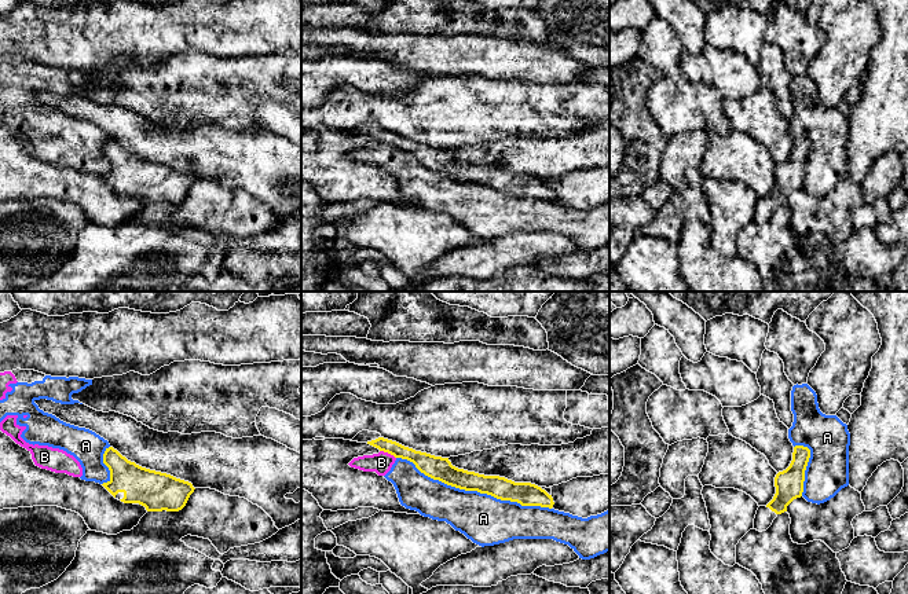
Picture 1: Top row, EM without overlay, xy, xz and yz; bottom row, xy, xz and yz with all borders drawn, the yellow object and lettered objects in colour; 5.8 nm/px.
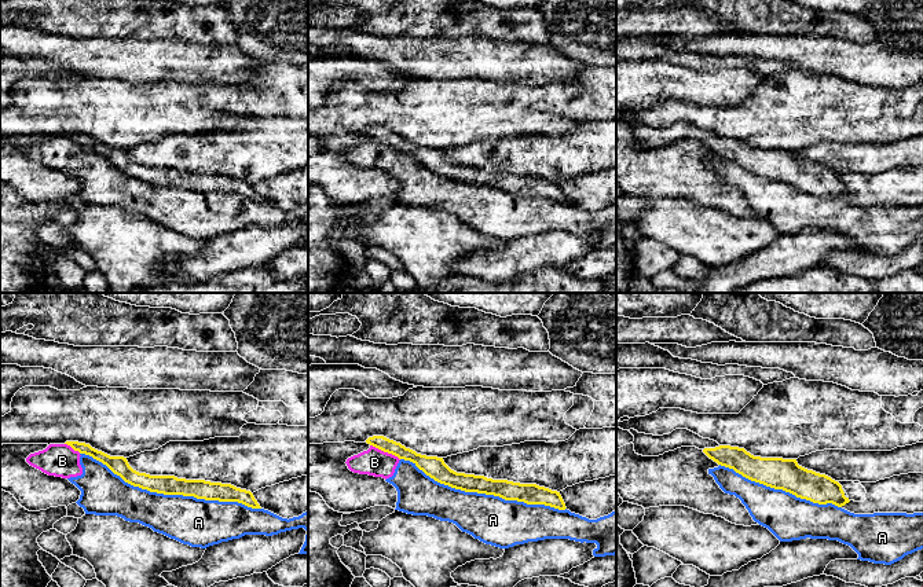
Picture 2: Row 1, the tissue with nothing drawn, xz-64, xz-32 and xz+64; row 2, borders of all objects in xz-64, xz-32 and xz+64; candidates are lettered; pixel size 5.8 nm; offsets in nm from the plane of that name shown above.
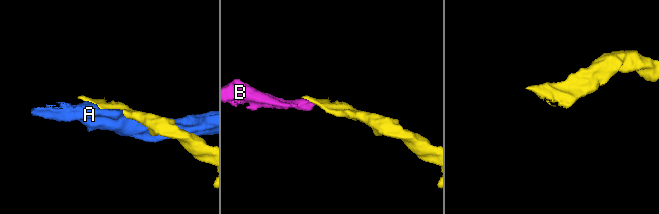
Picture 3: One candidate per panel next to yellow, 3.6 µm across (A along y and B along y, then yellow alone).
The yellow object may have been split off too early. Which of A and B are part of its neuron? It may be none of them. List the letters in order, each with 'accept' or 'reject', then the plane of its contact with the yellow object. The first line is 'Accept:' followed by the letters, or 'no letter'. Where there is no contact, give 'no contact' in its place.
Accept: no letter
A: reject; meets yellow in xz
B: reject; meets yellow in xz

